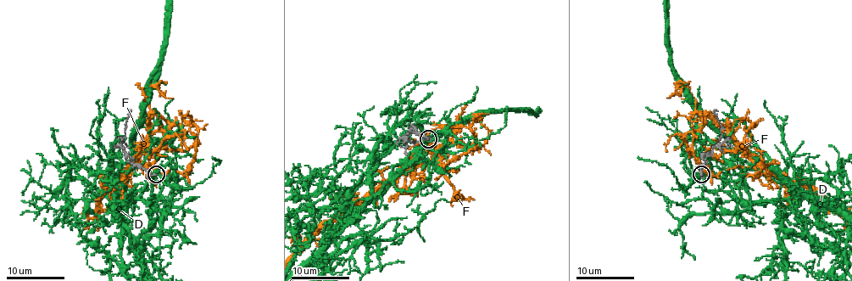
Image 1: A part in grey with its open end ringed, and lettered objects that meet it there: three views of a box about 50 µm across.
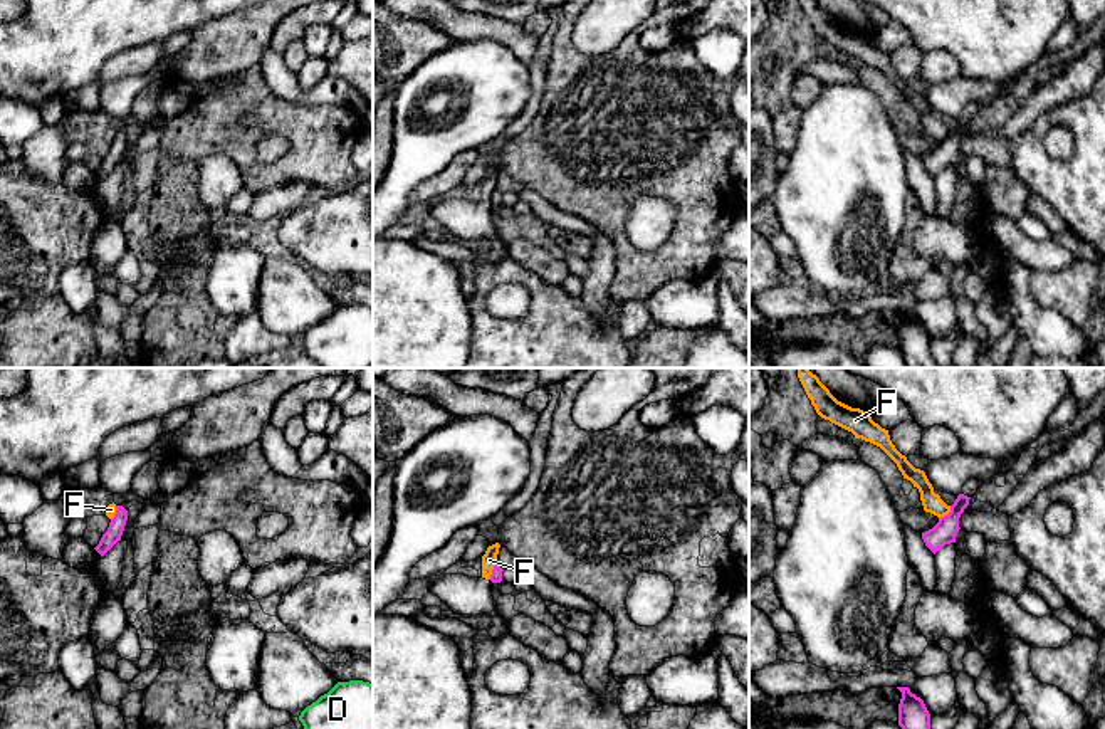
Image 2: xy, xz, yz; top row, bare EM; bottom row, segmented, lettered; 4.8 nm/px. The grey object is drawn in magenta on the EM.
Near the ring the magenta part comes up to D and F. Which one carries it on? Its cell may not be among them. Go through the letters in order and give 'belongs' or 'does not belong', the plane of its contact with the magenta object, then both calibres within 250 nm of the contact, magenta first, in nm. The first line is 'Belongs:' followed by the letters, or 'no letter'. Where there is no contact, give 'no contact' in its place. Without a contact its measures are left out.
Belongs: no letter
D: does not belong | no contact
F: does not belong | yz | 110/90 nm

